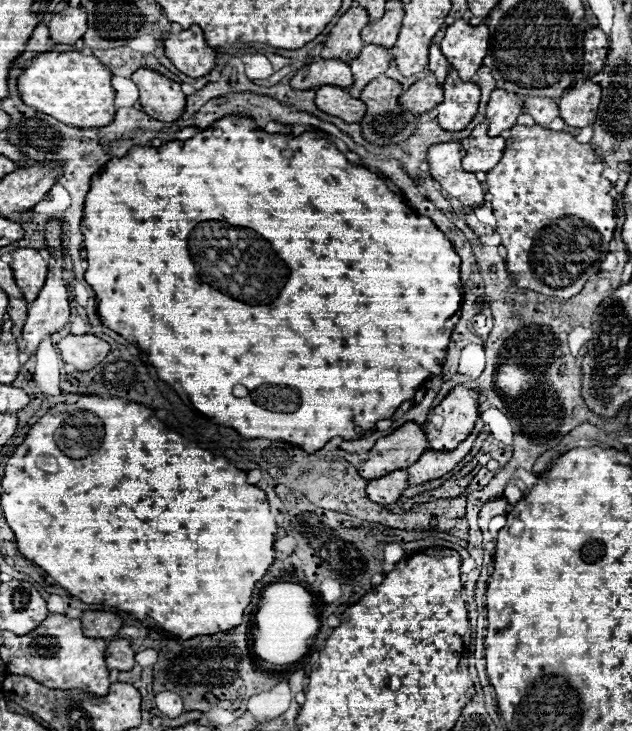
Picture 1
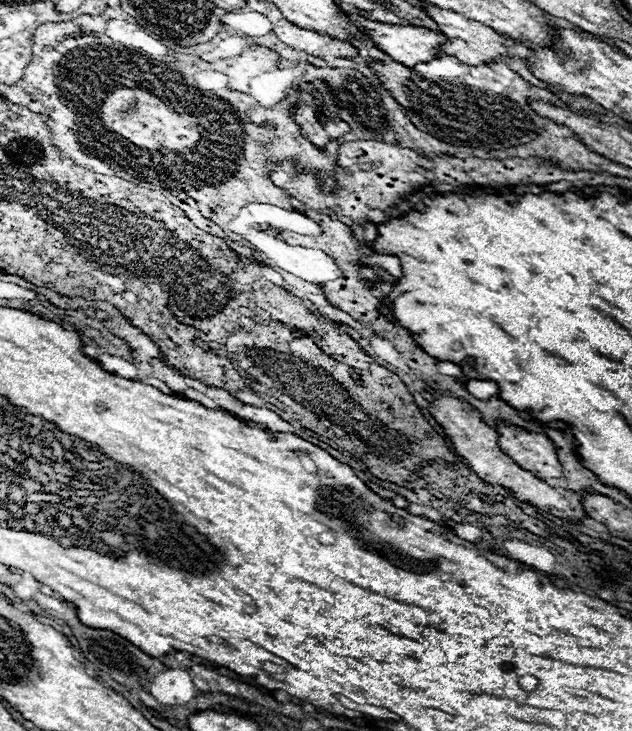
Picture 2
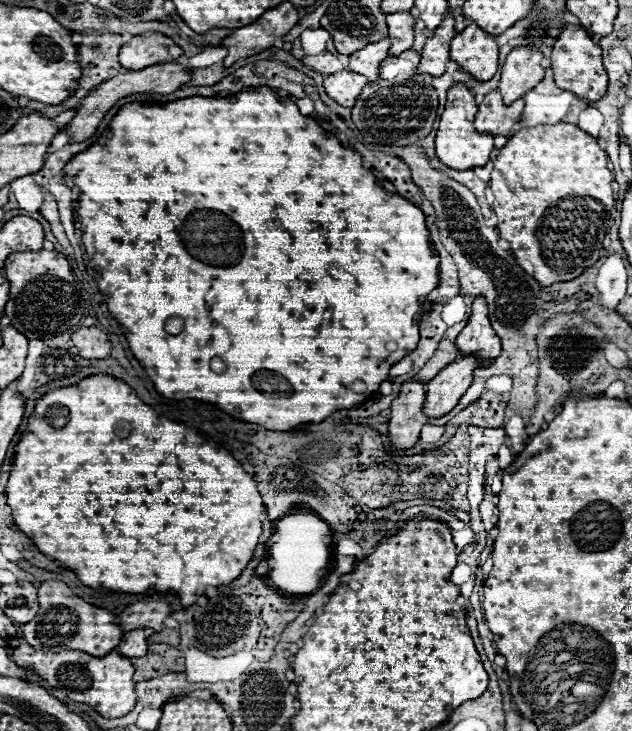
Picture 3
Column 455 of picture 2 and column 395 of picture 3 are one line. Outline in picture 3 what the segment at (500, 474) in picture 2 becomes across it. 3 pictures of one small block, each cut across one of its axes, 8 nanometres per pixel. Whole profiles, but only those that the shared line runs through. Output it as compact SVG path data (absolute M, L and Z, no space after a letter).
M404 382L390 406L390 444L396 450L412 448L418 442L420 428L430 422L422 412L426 400L424 386L424 382Z

